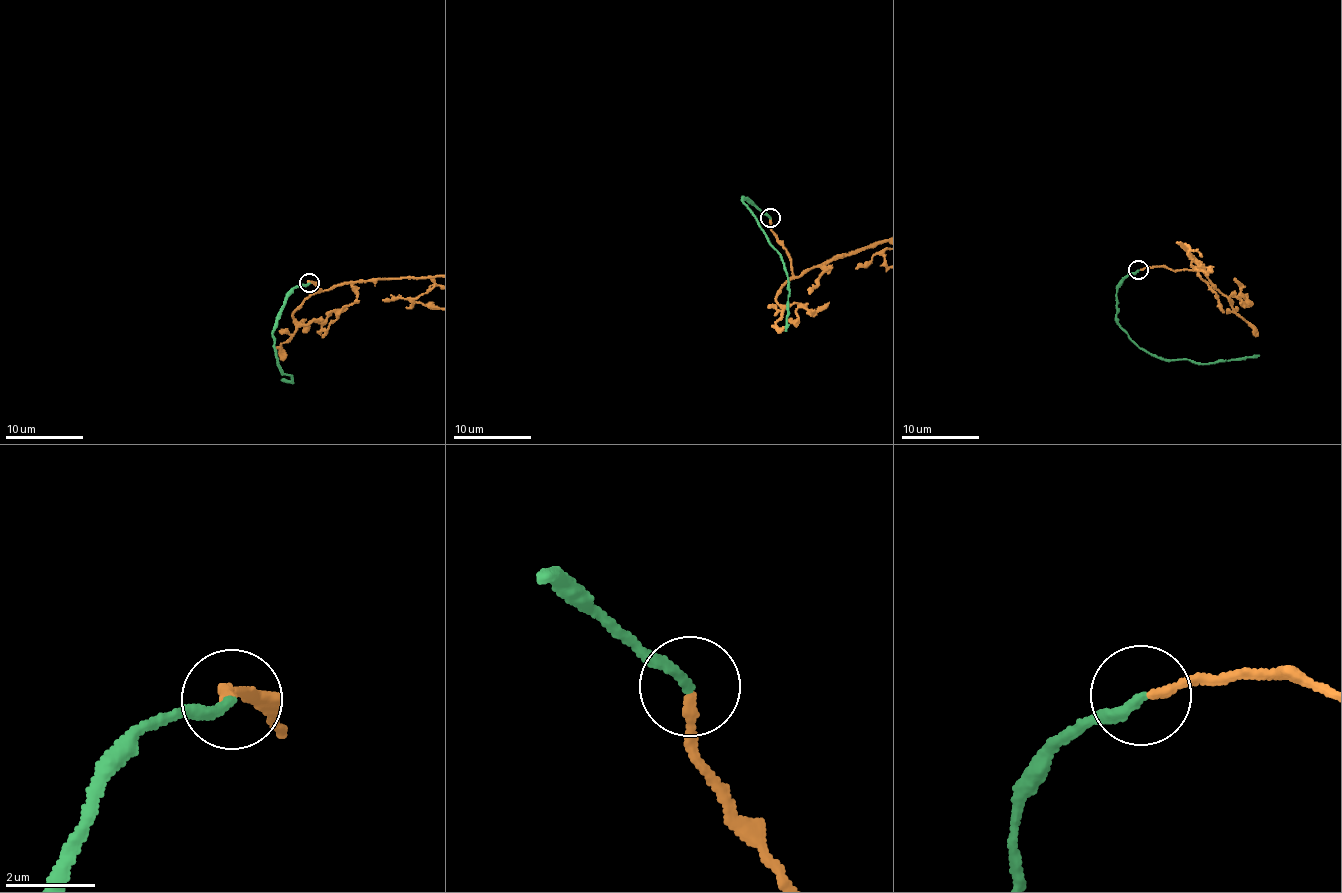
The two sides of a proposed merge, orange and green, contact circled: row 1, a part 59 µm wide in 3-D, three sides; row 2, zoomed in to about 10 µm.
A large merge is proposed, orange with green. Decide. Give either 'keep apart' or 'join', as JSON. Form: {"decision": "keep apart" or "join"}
{"decision": "join"}

